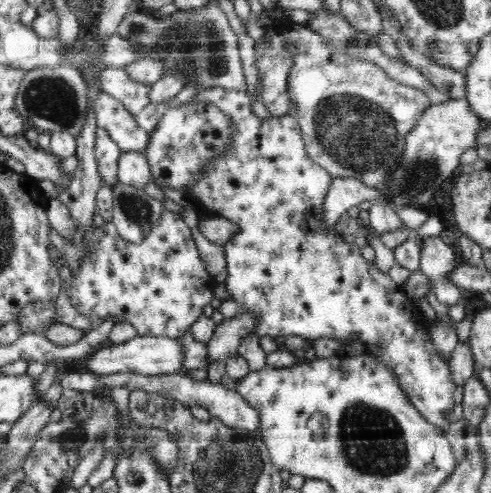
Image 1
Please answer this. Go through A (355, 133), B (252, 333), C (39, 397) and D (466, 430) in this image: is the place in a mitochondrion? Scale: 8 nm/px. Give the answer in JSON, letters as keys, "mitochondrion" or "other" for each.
{"A":"mitochondrion","B":"other","C":"other","D":"other"}

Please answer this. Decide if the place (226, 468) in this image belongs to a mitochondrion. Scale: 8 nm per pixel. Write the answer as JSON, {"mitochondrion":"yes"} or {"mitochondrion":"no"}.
{"mitochondrion":"yes"}

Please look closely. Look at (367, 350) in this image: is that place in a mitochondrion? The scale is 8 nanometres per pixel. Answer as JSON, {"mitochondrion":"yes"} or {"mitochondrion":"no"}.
{"mitochondrion":"no"}

